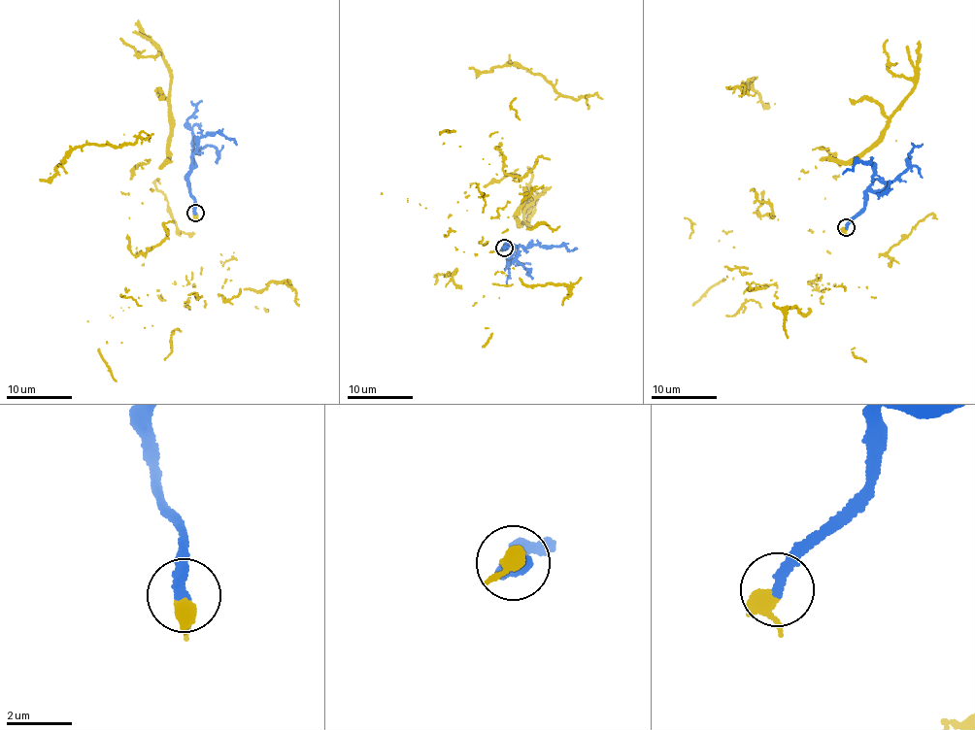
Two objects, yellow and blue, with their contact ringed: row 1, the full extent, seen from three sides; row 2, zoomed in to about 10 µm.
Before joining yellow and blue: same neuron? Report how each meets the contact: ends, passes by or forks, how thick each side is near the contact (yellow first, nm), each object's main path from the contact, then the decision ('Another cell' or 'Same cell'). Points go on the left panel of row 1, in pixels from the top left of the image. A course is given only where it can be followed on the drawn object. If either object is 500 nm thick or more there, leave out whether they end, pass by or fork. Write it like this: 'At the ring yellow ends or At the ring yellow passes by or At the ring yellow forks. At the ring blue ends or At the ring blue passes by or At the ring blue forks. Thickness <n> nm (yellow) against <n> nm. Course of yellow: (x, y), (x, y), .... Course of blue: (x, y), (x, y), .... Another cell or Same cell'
At the ring yellow ends. At the ring blue ends. Thickness 480 nm (yellow) against 340 nm. Course of yellow: (195, 213), (201, 272), (143, 266), (136, 167), (166, 228), (144, 327), (99, 348), (116, 381). Course of blue: (195, 213), (188, 171), (196, 141), (218, 132), (237, 144). Same cell

